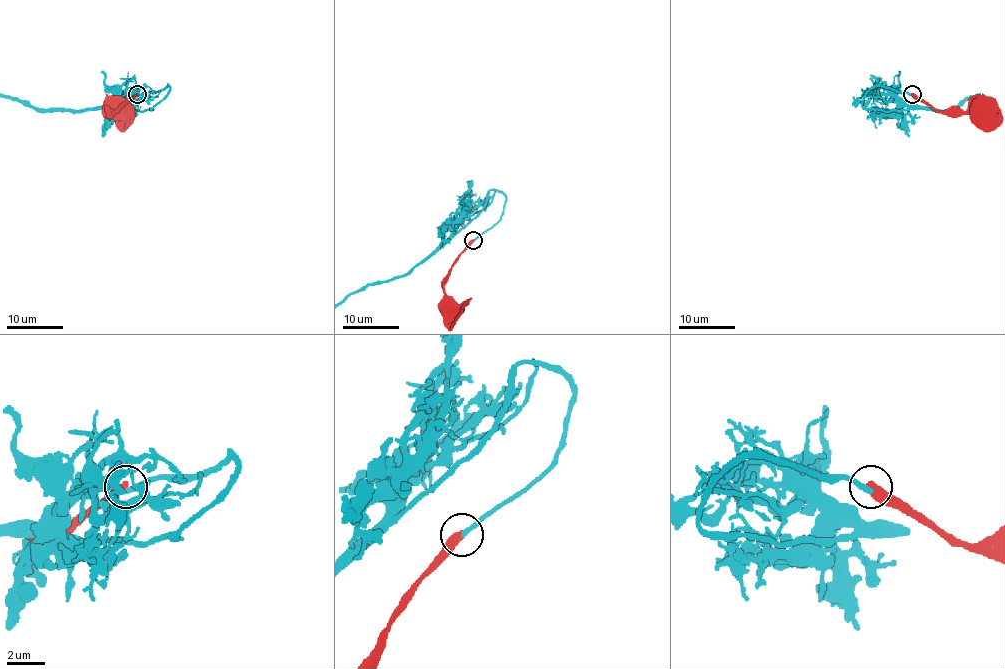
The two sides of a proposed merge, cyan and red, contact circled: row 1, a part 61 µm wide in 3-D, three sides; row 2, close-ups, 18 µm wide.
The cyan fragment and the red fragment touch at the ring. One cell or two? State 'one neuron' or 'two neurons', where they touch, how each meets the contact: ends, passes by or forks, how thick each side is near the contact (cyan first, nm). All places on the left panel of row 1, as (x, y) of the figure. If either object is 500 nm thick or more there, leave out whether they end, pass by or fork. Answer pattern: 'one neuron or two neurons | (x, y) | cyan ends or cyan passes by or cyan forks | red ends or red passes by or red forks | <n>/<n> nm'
two neurons | (137, 94) | cyan ends | red ends | 280/420 nm

